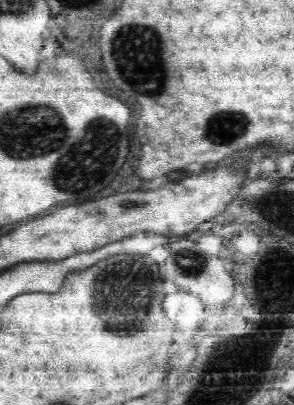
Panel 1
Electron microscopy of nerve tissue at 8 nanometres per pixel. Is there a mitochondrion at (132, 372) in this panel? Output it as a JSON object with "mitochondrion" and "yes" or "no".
{"mitochondrion":"no"}

